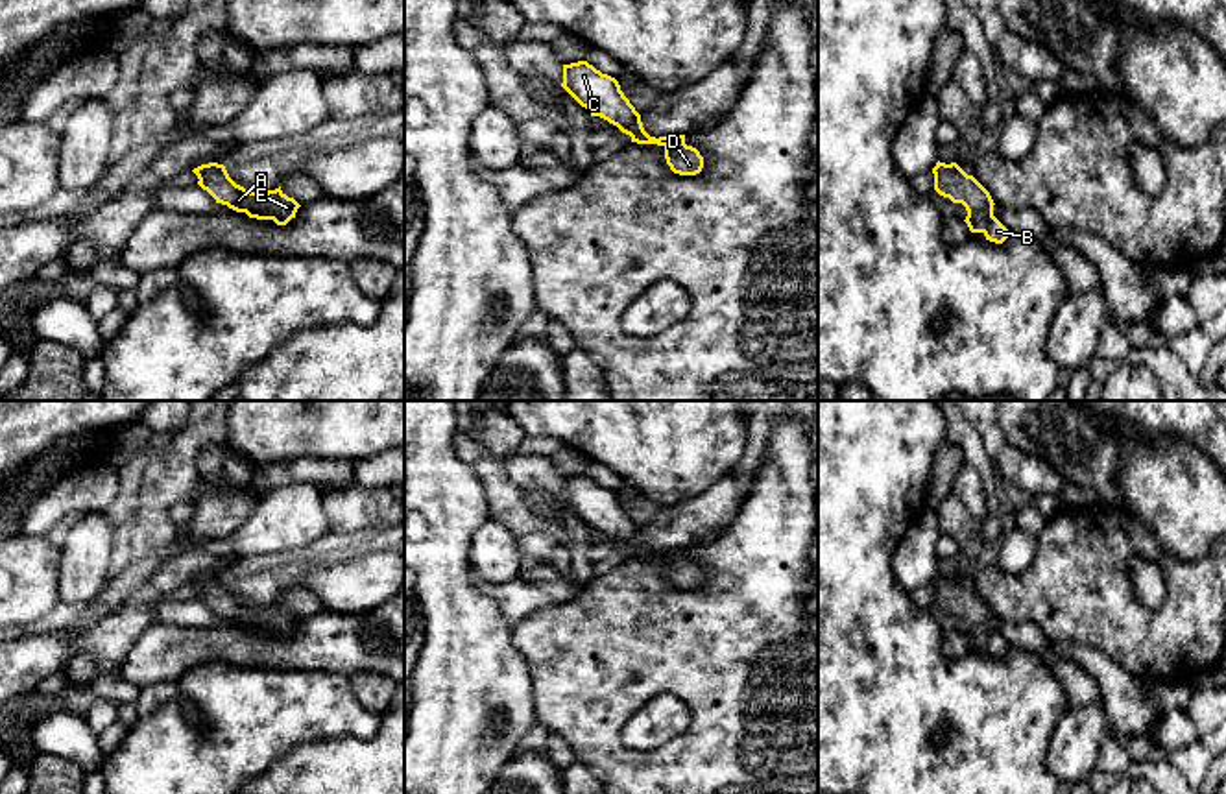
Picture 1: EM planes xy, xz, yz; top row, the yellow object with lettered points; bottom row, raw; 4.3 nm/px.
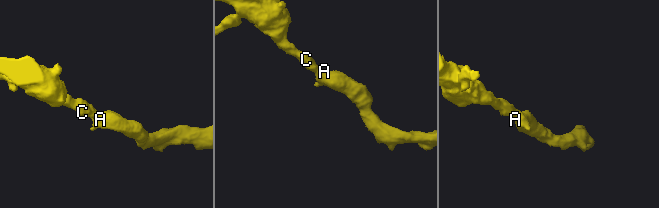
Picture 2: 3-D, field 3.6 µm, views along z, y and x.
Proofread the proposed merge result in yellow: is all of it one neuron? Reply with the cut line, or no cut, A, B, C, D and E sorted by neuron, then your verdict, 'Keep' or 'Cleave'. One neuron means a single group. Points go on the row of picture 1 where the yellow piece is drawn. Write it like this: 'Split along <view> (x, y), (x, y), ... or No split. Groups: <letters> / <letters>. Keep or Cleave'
No split. Groups: A B C D E. Keep

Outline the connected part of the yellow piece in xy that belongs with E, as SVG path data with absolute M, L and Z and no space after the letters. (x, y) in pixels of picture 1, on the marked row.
M209 162L192 170L198 175L198 185L207 190L216 203L227 205L236 212L246 212L249 218L273 220L277 225L286 225L295 218L301 207L294 198L288 198L281 186L268 192L251 192L236 185L223 164Z

